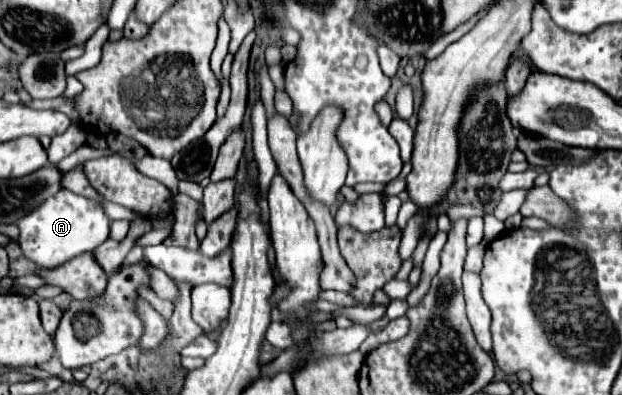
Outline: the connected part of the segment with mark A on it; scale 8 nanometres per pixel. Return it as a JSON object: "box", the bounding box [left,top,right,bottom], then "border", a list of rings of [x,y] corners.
{"box":[16,189,110,269],"border":[[[62,189],[60,193],[56,193],[56,197],[44,201],[44,205],[20,219],[20,223],[16,225],[20,227],[18,243],[24,255],[30,257],[36,267],[42,269],[56,267],[80,253],[94,251],[110,235],[110,219],[104,213],[104,207],[98,201],[76,195],[68,189]]]}

